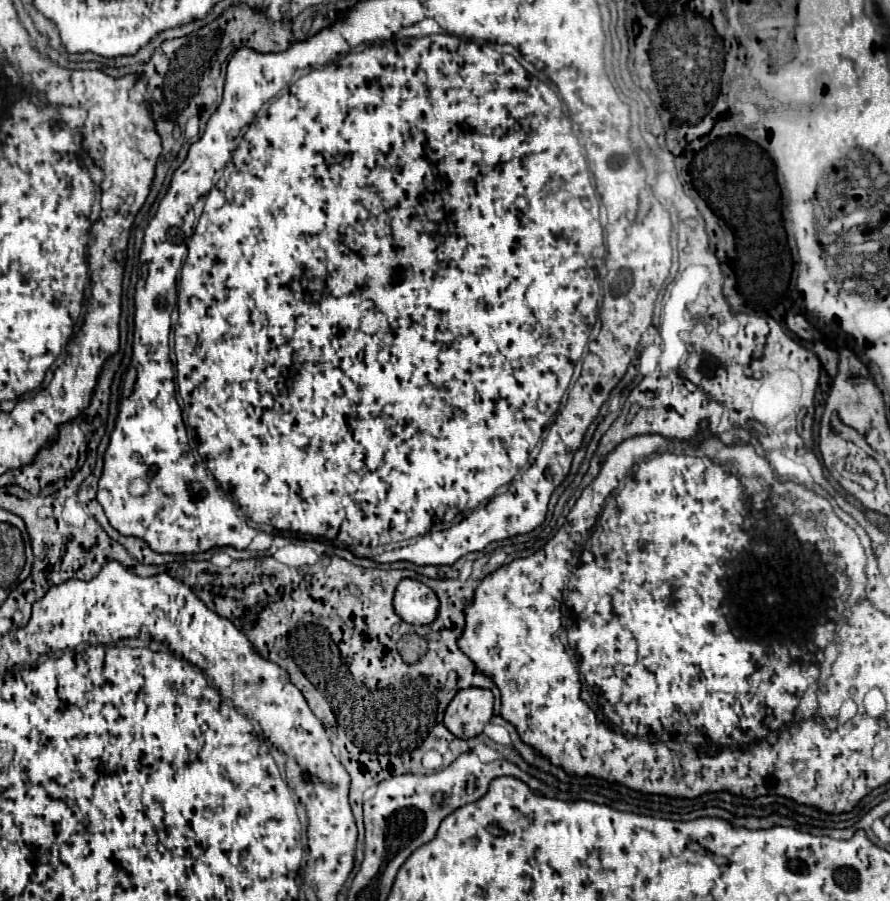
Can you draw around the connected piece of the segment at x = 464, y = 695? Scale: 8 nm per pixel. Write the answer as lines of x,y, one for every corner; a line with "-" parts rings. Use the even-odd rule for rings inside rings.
483,688
459,690
445,710
445,726
457,738
475,738
493,716
493,694

